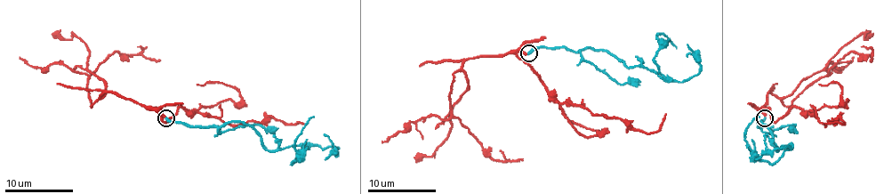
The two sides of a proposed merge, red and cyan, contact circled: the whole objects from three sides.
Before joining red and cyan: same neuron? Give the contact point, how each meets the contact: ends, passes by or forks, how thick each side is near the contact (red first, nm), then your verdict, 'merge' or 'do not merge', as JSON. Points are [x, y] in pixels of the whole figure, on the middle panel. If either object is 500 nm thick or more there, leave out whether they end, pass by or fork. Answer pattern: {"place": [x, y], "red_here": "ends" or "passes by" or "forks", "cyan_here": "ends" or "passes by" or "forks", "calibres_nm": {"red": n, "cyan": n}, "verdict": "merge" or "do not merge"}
{"place": [528, 53], "red_here": "ends", "cyan_here": "ends", "calibres_nm": {"red": 260, "cyan": 300}, "verdict": "merge"}

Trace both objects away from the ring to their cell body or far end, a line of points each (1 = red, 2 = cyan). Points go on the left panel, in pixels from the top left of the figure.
1: (166, 117), (106, 92), (92, 106), (87, 88), (88, 76), (114, 52), (142, 54), (160, 61)
2: (166, 117), (190, 125), (243, 121), (267, 149), (299, 146), (292, 163), (302, 127), (314, 116)

